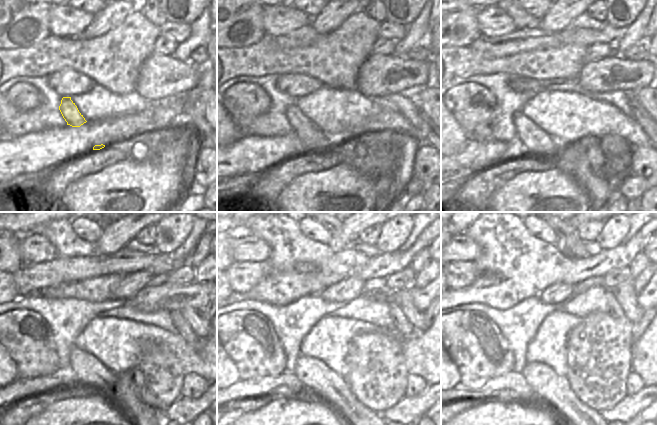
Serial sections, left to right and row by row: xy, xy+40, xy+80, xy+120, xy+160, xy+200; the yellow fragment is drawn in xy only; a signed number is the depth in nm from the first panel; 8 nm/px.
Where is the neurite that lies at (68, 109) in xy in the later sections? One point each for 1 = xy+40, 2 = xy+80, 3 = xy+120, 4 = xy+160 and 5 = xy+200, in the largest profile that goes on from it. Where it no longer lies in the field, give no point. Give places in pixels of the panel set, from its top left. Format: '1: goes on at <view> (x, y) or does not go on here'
1: goes on at xy+40 (315, 141)
2: goes on at xy+80 (532, 141)
3: goes on at xy+120 (91, 375)
4: goes on at xy+160 (325, 385)
5: goes on at xy+200 (547, 384)

